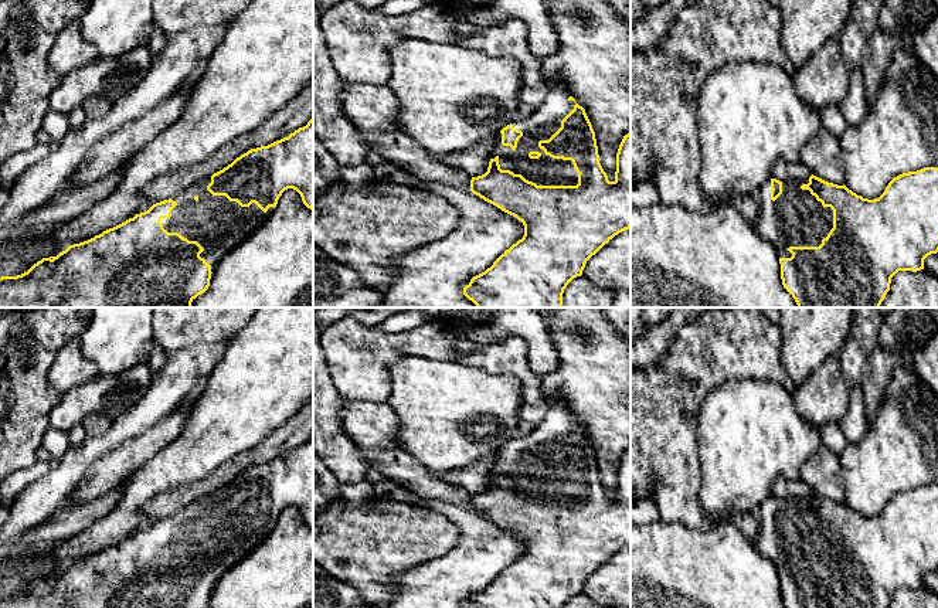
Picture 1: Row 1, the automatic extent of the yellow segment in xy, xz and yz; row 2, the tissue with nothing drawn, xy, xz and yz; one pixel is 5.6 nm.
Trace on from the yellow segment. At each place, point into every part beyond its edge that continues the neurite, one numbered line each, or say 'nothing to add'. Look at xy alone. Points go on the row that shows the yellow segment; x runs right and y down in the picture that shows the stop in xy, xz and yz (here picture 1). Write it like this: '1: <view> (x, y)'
1: xy (217, 224)

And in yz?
1: yz (795, 218)

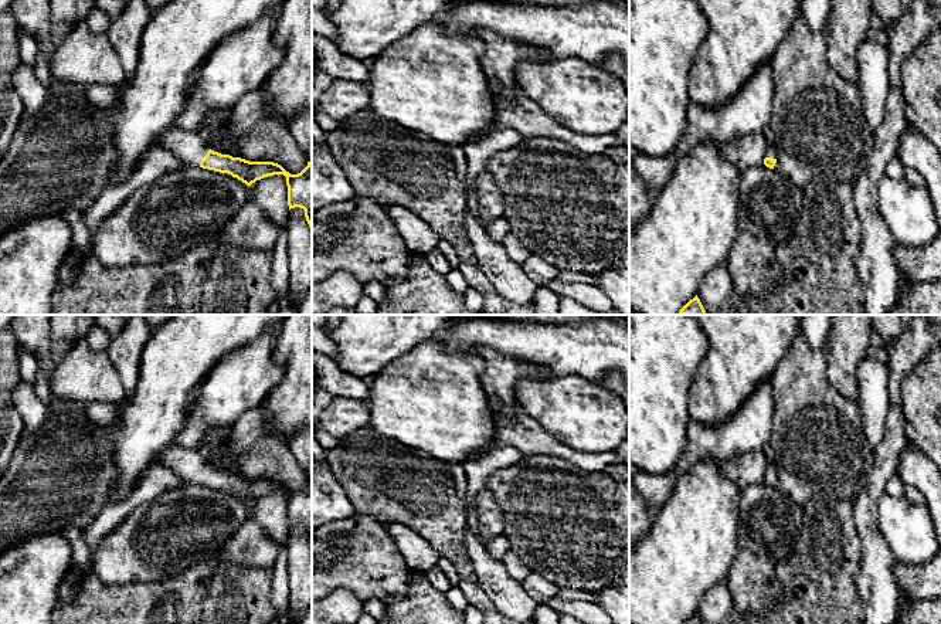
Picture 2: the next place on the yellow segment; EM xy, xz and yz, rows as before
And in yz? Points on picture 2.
1: yz (770, 151)

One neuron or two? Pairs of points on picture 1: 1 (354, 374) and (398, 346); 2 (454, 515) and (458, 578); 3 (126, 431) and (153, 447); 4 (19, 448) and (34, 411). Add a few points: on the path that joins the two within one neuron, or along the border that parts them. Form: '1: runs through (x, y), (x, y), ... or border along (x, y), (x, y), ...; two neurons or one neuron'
1: runs through (366, 363), (380, 349), (387, 347); one neuron
2: runs through (466, 530), (466, 563); one neuron
3: border along (163, 417), (106, 454); two neurons
4: runs through (19, 440), (19, 431), (26, 420); one neuron

